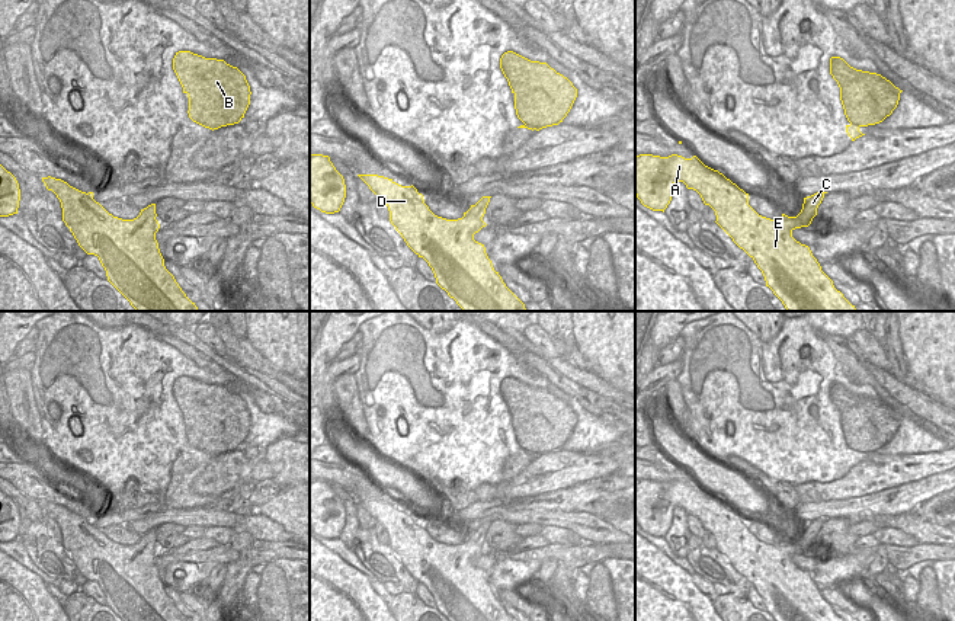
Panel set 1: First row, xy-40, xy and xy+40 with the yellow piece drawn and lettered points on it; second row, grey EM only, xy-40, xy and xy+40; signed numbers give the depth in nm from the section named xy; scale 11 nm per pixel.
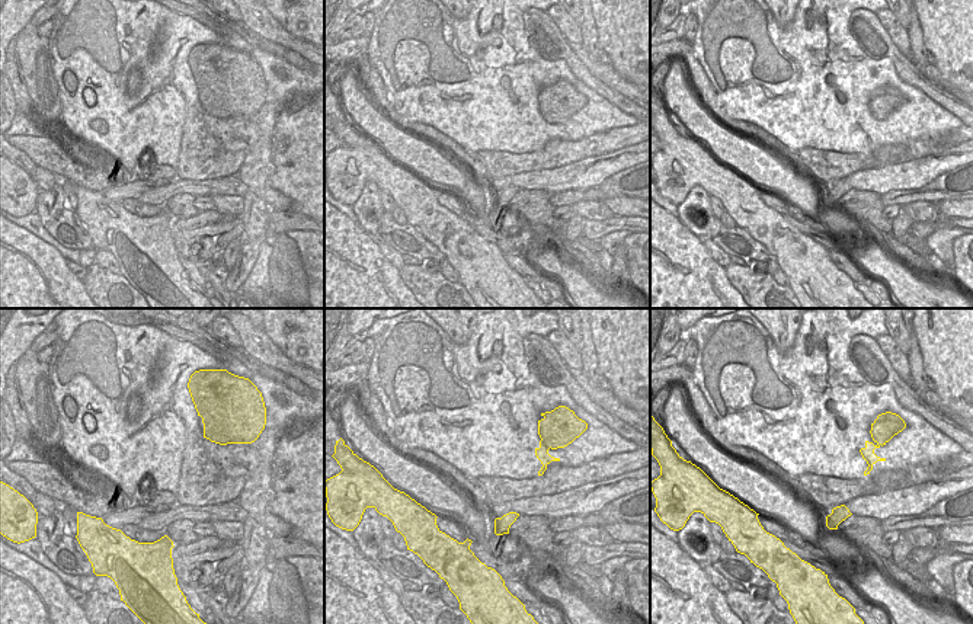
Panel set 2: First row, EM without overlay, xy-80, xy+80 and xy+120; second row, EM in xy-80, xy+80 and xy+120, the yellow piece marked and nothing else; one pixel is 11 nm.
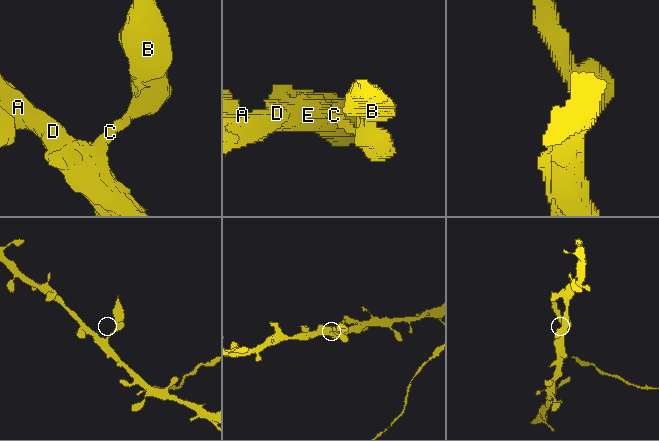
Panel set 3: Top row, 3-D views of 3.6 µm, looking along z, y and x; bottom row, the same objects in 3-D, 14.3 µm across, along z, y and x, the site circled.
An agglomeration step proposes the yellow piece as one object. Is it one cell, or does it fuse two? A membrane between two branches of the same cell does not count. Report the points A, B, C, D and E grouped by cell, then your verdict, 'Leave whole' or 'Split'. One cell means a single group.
Groups: A C D E / B. Split

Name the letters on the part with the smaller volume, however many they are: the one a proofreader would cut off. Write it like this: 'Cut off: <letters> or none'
Cut off: B

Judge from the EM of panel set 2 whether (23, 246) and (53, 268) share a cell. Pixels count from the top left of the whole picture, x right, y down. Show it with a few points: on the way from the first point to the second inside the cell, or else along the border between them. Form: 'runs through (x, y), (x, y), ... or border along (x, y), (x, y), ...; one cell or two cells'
runs through (31, 253), (45, 268); one cell

